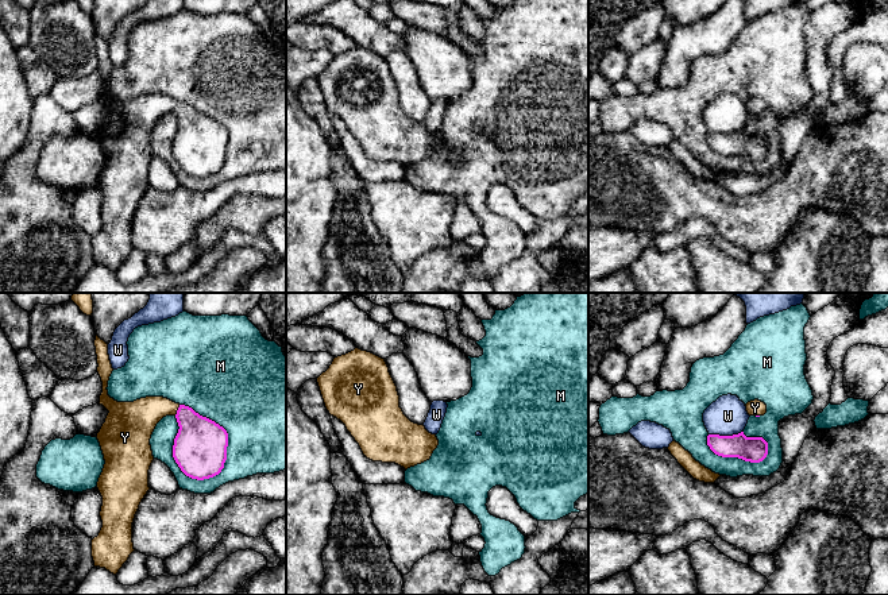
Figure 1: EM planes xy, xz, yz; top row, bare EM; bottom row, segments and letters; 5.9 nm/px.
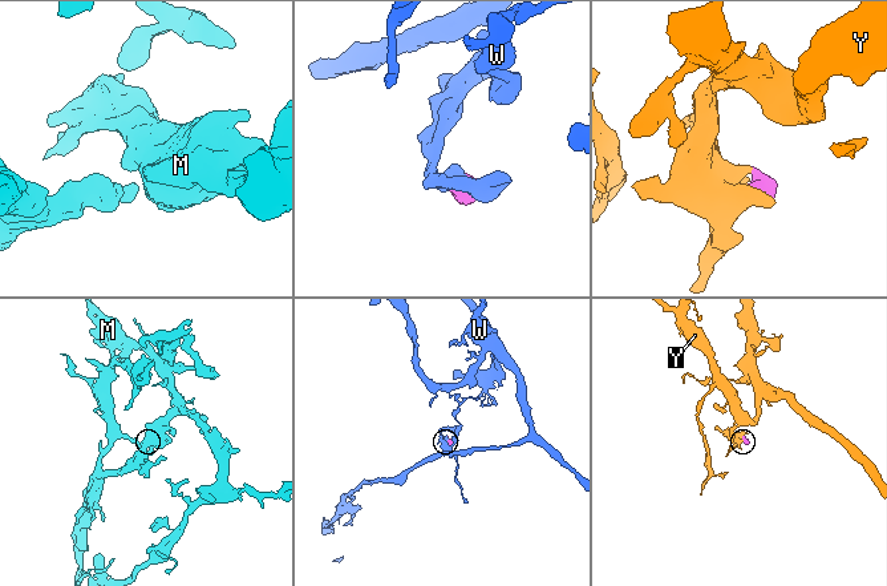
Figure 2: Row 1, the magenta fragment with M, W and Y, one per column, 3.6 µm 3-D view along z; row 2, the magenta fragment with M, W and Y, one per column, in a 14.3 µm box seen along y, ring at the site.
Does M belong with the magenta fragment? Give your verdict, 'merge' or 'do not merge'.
do not merge

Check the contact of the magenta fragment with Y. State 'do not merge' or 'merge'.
merge

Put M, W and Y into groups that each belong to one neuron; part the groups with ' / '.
M / W / Y

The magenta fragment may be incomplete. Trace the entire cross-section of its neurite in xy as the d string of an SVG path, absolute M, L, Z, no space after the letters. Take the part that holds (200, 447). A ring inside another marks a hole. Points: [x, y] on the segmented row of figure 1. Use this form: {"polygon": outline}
{"polygon": "M96 335L94 347L103 382L99 403L109 413L96 436L105 464L97 482L103 497L103 528L92 540L92 557L94 567L116 575L135 550L132 522L150 490L148 470L154 460L150 438L157 424L166 416L177 418L179 429L173 457L186 476L197 480L213 478L224 468L228 433L192 407L163 397L115 401L107 390L113 371L108 344Z"}

